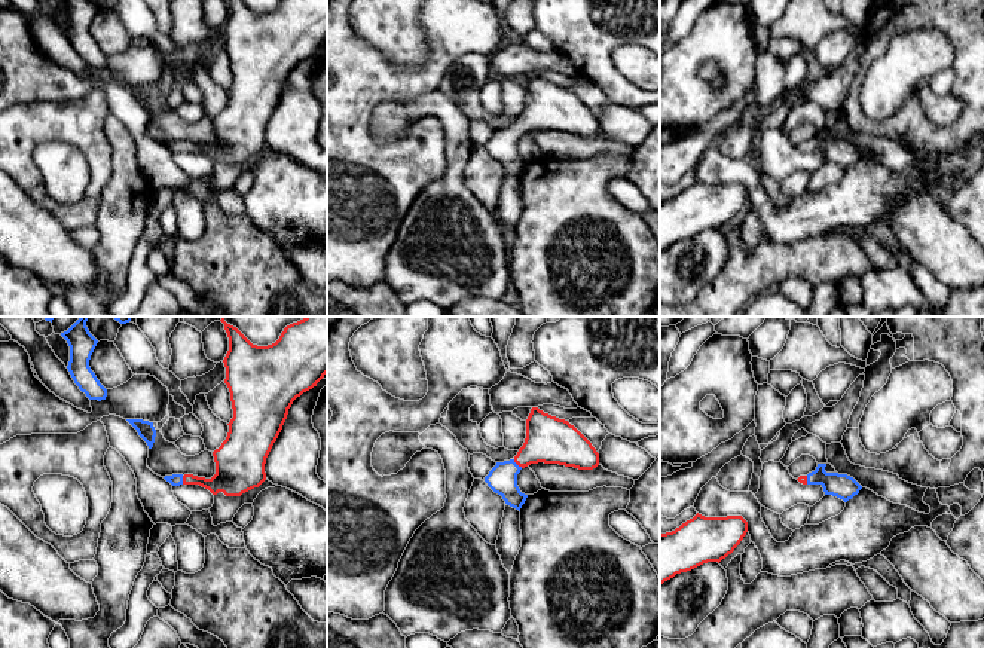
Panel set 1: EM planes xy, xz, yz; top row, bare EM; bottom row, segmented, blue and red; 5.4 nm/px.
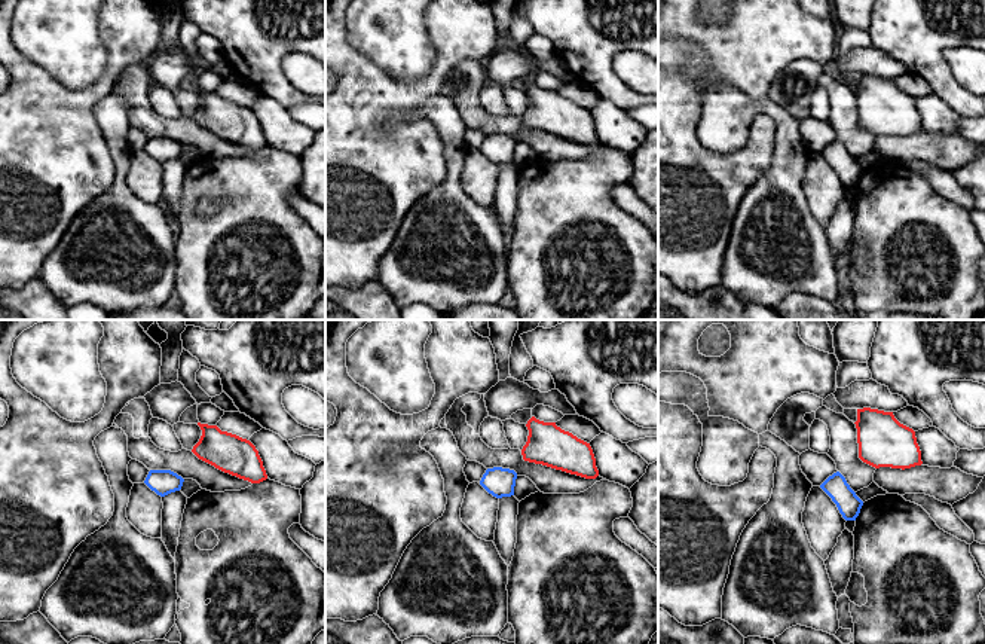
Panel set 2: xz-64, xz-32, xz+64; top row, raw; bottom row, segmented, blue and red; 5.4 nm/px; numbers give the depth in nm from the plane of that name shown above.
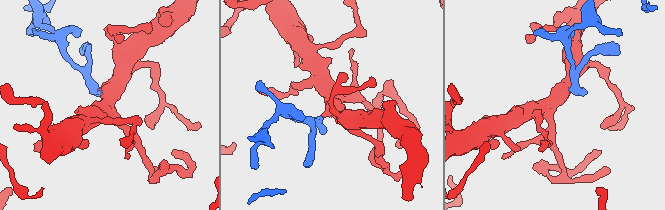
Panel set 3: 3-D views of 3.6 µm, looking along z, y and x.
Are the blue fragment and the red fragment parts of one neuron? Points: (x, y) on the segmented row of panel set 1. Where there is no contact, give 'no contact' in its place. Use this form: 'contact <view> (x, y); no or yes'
contact xz (516, 464); yes

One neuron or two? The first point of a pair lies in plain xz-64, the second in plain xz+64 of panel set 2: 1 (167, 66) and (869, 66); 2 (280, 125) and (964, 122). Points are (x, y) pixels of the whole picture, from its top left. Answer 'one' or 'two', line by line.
1: one
2: one

